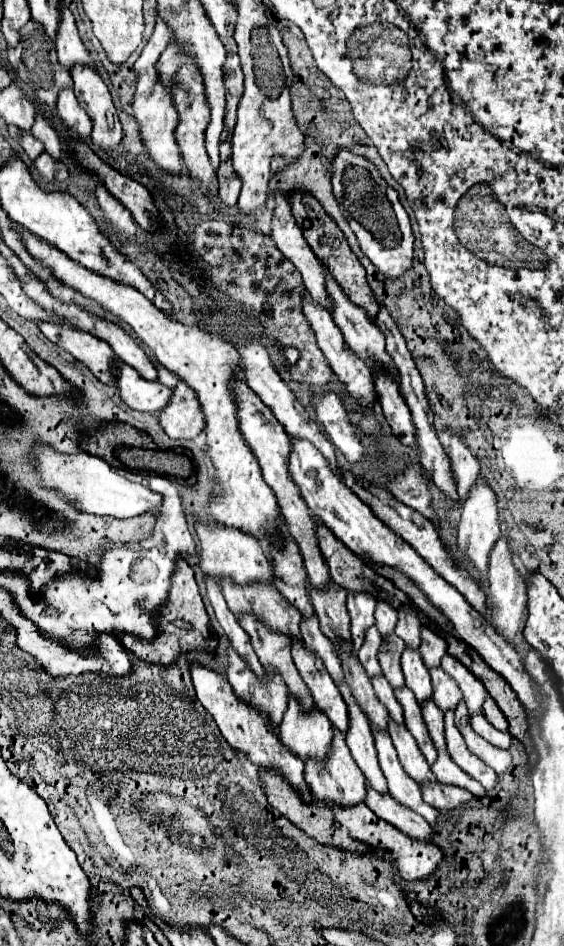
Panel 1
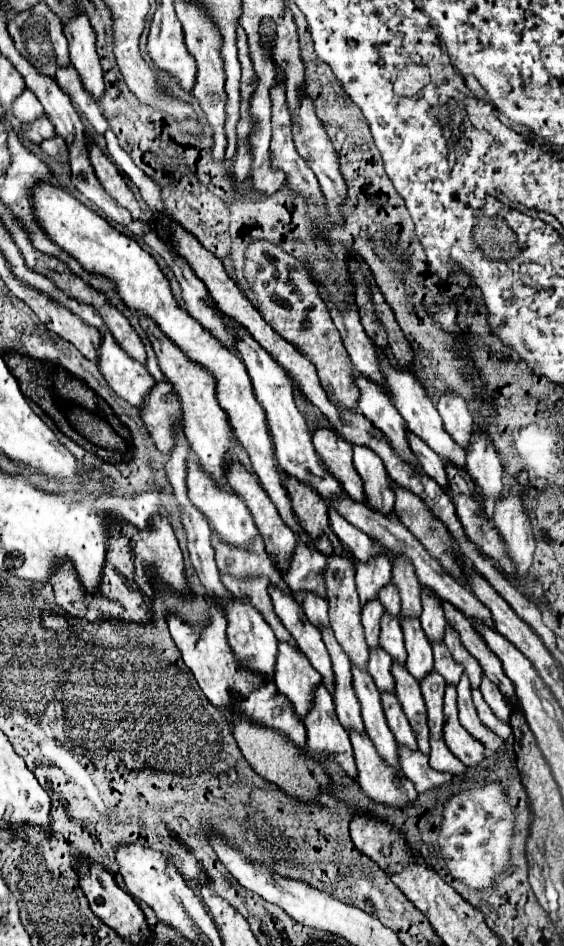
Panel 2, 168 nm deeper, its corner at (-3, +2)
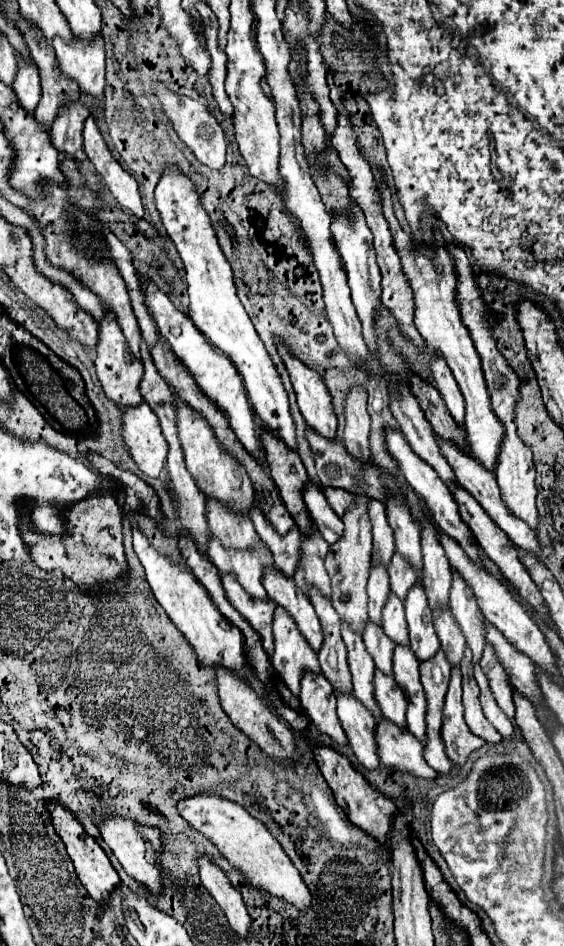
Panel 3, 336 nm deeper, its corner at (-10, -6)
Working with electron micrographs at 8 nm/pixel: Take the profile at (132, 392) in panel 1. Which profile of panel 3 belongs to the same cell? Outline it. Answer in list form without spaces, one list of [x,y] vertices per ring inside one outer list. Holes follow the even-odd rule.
[[[107,312],[103,322],[99,324],[99,344],[95,350],[95,368],[97,368],[97,378],[105,390],[105,396],[113,400],[117,406],[129,408],[129,406],[139,406],[143,402],[143,396],[139,392],[139,384],[143,380],[143,364],[135,356],[131,356],[125,336],[121,328],[117,326],[115,316],[111,316],[111,312]]]

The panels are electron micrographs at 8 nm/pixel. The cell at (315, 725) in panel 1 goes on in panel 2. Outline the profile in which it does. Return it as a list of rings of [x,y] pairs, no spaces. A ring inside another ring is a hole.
[[[280,642],[274,668],[274,680],[278,690],[290,698],[296,714],[306,716],[312,706],[312,690],[322,684],[322,676],[308,664],[308,658],[300,654],[300,648]]]

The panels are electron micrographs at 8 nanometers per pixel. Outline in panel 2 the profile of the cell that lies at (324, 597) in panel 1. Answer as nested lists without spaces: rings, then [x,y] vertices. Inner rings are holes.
[[[298,540],[296,552],[292,552],[292,564],[288,566],[288,572],[284,572],[282,578],[288,584],[288,588],[292,588],[292,592],[312,590],[320,596],[326,596],[324,568],[326,568],[326,556],[322,552],[316,552],[312,544]]]

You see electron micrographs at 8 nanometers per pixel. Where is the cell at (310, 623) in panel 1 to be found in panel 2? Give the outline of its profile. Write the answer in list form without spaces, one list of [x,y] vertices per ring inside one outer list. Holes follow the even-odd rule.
[[[294,592],[292,596],[314,626],[328,626],[328,602],[322,596],[316,596],[316,592]]]

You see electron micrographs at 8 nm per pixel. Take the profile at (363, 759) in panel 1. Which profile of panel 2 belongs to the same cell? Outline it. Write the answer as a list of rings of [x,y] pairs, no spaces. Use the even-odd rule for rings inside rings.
[[[324,628],[322,640],[330,652],[332,658],[332,672],[334,672],[334,706],[338,720],[344,728],[354,728],[358,732],[364,732],[362,716],[360,716],[360,702],[356,700],[354,688],[352,688],[352,672],[350,672],[350,660],[346,652],[336,644],[336,638],[332,636],[332,628]]]

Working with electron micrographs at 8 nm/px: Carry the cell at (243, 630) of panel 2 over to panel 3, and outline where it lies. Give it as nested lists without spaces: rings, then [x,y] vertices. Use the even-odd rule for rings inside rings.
[[[223,576],[221,584],[225,588],[225,596],[231,602],[231,606],[253,628],[257,628],[257,632],[261,636],[261,644],[263,644],[267,656],[273,658],[275,644],[273,644],[271,624],[273,624],[273,610],[277,608],[277,604],[271,598],[267,598],[267,600],[255,600],[255,598],[247,596],[247,592],[243,592],[243,588],[239,588],[239,582],[235,580],[235,576]]]

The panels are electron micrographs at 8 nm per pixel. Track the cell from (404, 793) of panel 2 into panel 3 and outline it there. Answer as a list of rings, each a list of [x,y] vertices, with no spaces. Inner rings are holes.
[[[337,694],[337,716],[341,726],[349,738],[349,744],[365,770],[381,770],[381,758],[377,754],[375,740],[375,720],[353,694],[339,696]]]

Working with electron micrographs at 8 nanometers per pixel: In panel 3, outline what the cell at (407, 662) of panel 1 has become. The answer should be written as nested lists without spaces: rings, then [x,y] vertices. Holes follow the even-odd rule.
[[[415,588],[407,594],[405,600],[405,614],[409,624],[409,638],[411,650],[415,652],[419,662],[433,658],[439,652],[439,638],[433,630],[433,616],[427,608],[427,596],[423,588]]]

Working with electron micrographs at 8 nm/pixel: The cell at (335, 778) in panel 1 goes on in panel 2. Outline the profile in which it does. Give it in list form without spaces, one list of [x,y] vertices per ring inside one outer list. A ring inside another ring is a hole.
[[[320,684],[314,692],[312,710],[308,710],[308,714],[304,716],[304,726],[308,730],[308,752],[314,758],[326,754],[348,776],[356,776],[356,764],[348,732],[338,722],[332,694],[324,688],[324,684]]]

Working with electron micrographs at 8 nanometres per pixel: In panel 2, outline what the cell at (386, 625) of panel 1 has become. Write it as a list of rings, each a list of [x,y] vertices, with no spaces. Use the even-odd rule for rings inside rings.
[[[388,582],[384,588],[380,588],[378,600],[384,604],[388,614],[392,614],[392,616],[400,614],[400,594],[396,592],[396,586],[392,582]]]

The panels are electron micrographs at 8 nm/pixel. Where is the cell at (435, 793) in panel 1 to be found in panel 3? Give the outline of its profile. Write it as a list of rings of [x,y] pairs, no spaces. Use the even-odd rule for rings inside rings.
[[[383,720],[375,732],[379,736],[379,756],[383,756],[383,764],[387,764],[387,768],[409,772],[423,780],[435,780],[439,776],[425,764],[423,744],[419,744],[411,732],[395,728],[389,720]]]

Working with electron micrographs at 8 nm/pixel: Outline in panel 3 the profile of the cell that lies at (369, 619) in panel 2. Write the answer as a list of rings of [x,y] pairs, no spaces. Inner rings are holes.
[[[371,568],[367,594],[369,594],[369,620],[375,622],[377,626],[381,626],[381,622],[383,622],[381,612],[389,598],[389,580],[387,580],[387,572],[383,572],[383,568]]]

